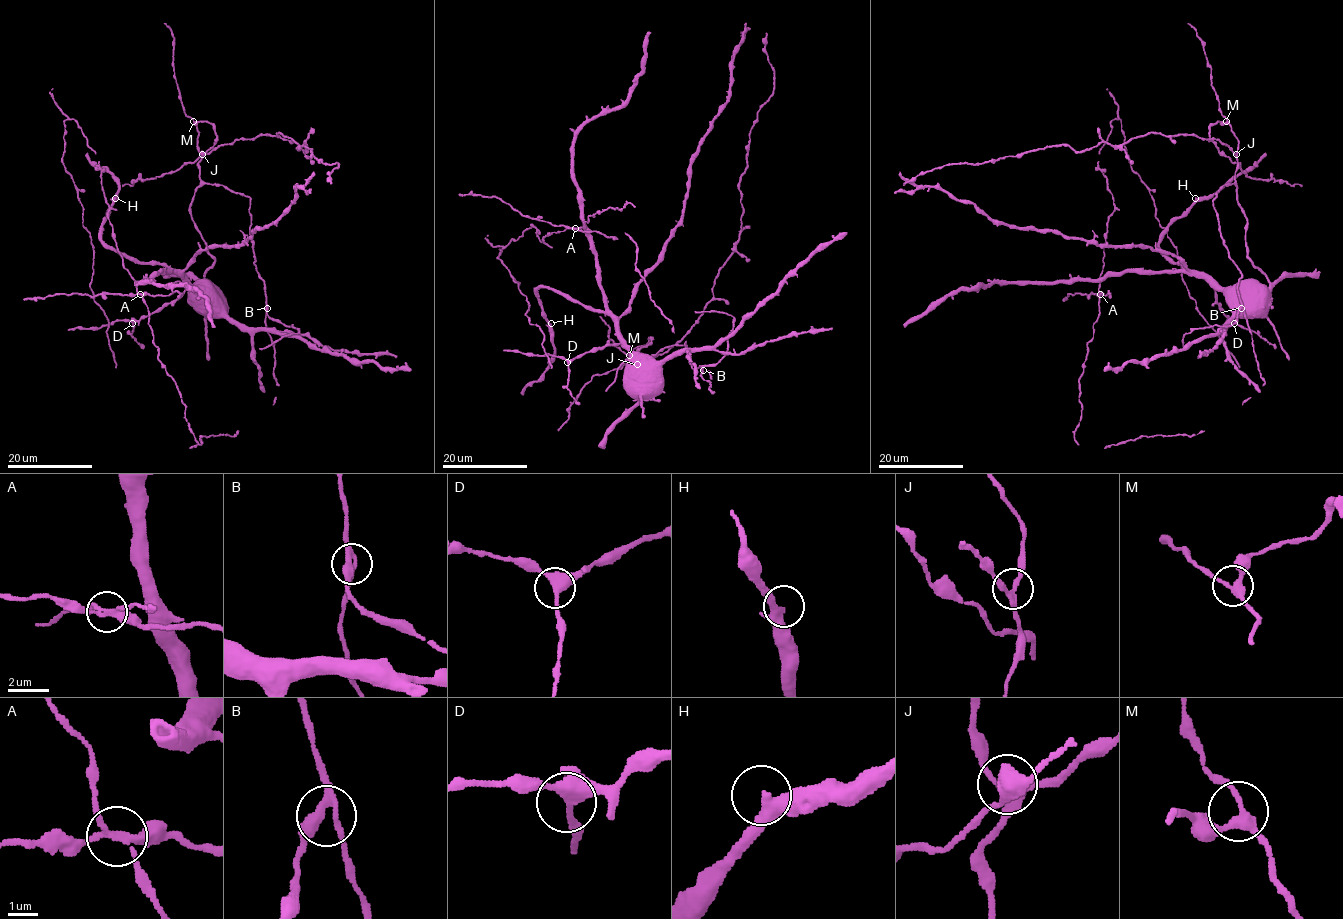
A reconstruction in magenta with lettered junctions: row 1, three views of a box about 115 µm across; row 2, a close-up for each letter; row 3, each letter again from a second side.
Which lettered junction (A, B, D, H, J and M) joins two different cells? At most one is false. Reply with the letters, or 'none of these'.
A

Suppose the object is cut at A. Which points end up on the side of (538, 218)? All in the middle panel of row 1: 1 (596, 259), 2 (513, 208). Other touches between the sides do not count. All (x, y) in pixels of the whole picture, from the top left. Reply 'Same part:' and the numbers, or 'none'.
Same part: 2

